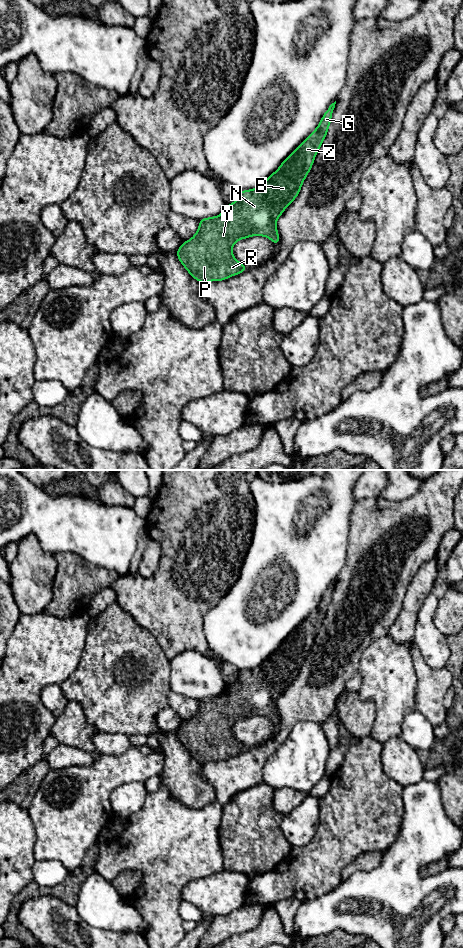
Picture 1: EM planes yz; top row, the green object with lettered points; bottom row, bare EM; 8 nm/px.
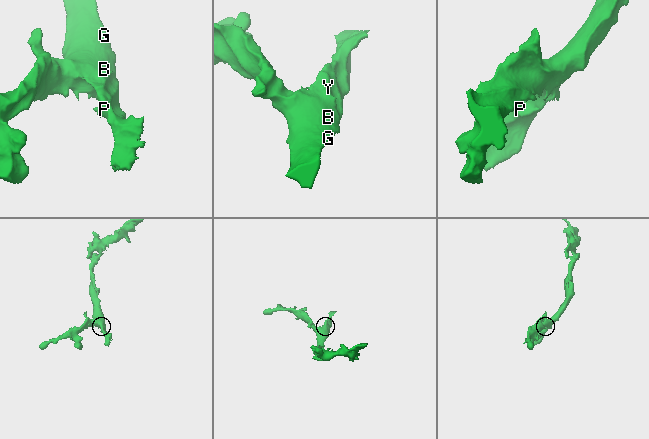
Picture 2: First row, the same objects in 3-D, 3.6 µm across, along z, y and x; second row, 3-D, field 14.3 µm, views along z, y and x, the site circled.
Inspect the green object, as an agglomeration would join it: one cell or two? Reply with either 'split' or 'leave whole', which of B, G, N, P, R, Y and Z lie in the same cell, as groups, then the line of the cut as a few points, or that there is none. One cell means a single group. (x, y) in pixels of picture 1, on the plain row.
leave whole; groups B G N P R Y Z; cut none

